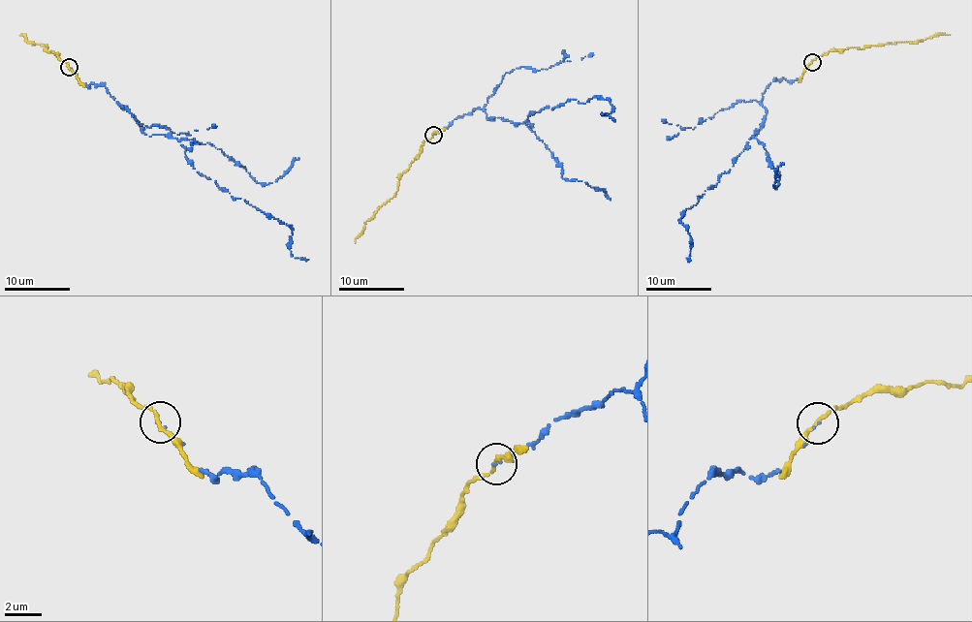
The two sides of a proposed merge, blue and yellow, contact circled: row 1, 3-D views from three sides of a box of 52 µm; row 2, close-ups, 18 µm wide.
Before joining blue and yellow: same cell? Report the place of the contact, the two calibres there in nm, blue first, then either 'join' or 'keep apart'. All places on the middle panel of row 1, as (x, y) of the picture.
place (433, 135); calibres 110 and 200 nm; join

